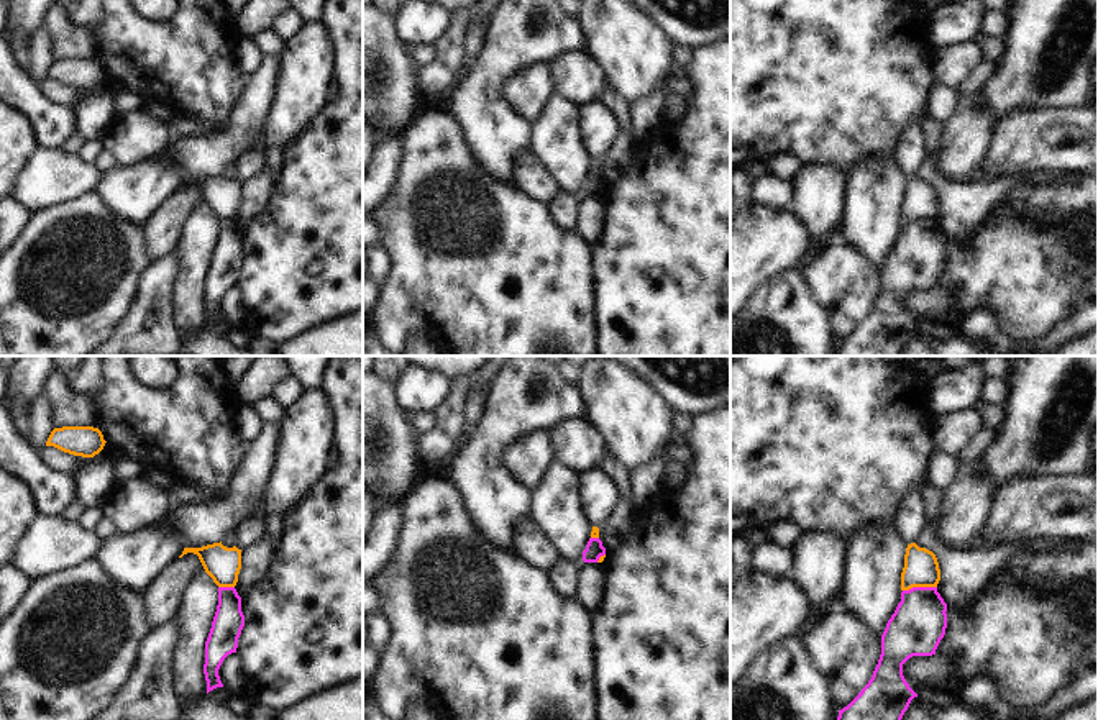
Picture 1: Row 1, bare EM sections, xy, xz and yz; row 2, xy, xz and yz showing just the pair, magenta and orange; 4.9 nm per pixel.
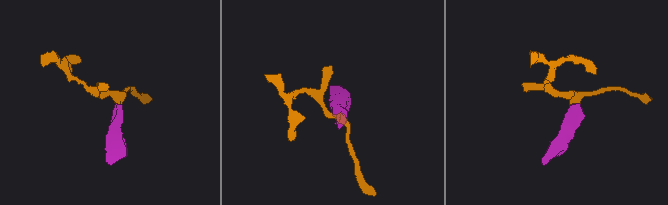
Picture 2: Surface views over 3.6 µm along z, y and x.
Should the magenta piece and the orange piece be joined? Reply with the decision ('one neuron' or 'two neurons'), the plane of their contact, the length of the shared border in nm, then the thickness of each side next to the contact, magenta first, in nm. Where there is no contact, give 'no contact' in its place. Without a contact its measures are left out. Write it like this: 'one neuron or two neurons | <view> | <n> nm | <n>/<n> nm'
two neurons | yz | 170 nm | 260/180 nm

